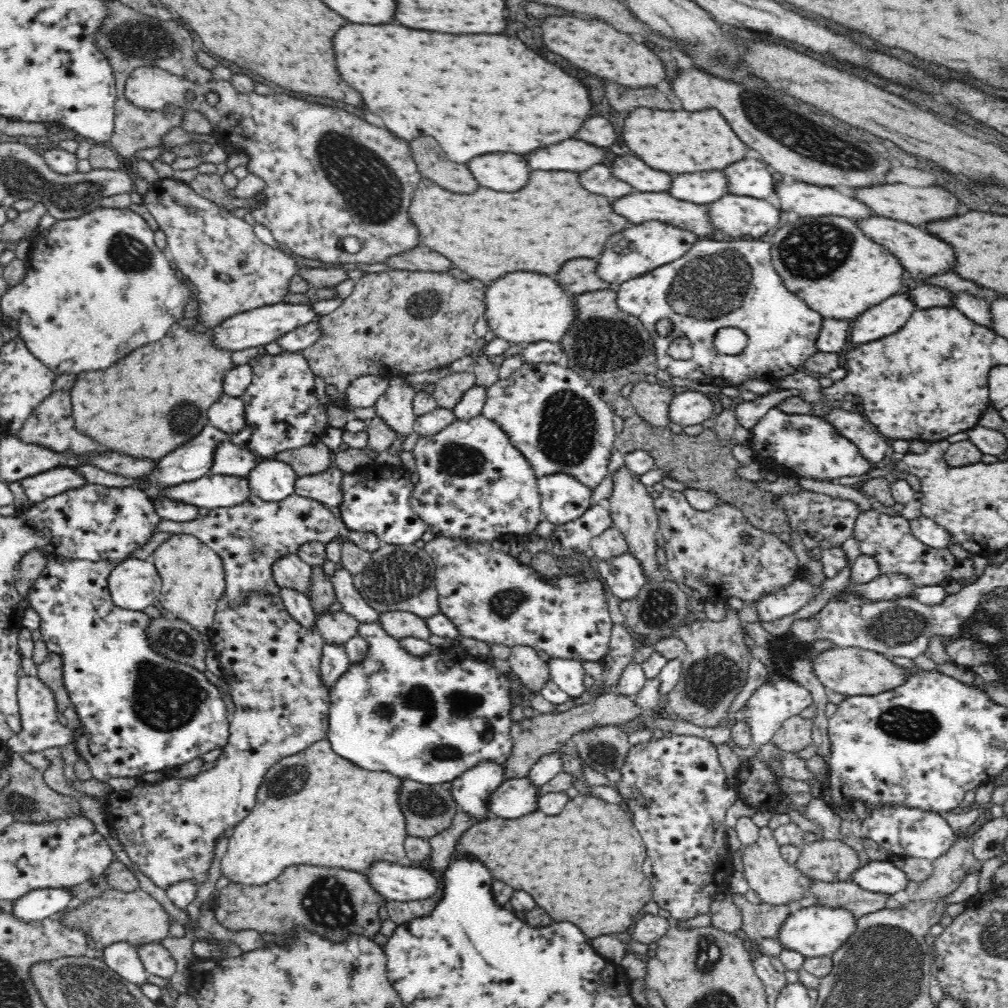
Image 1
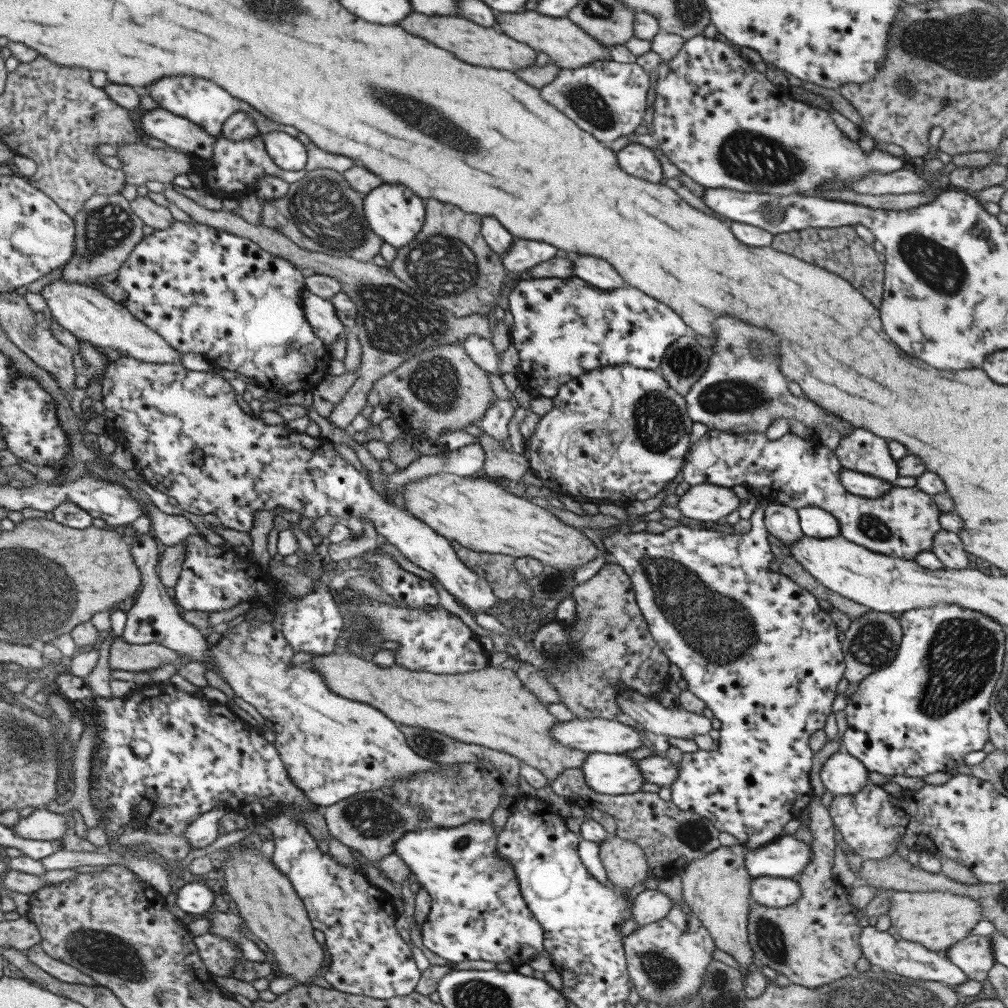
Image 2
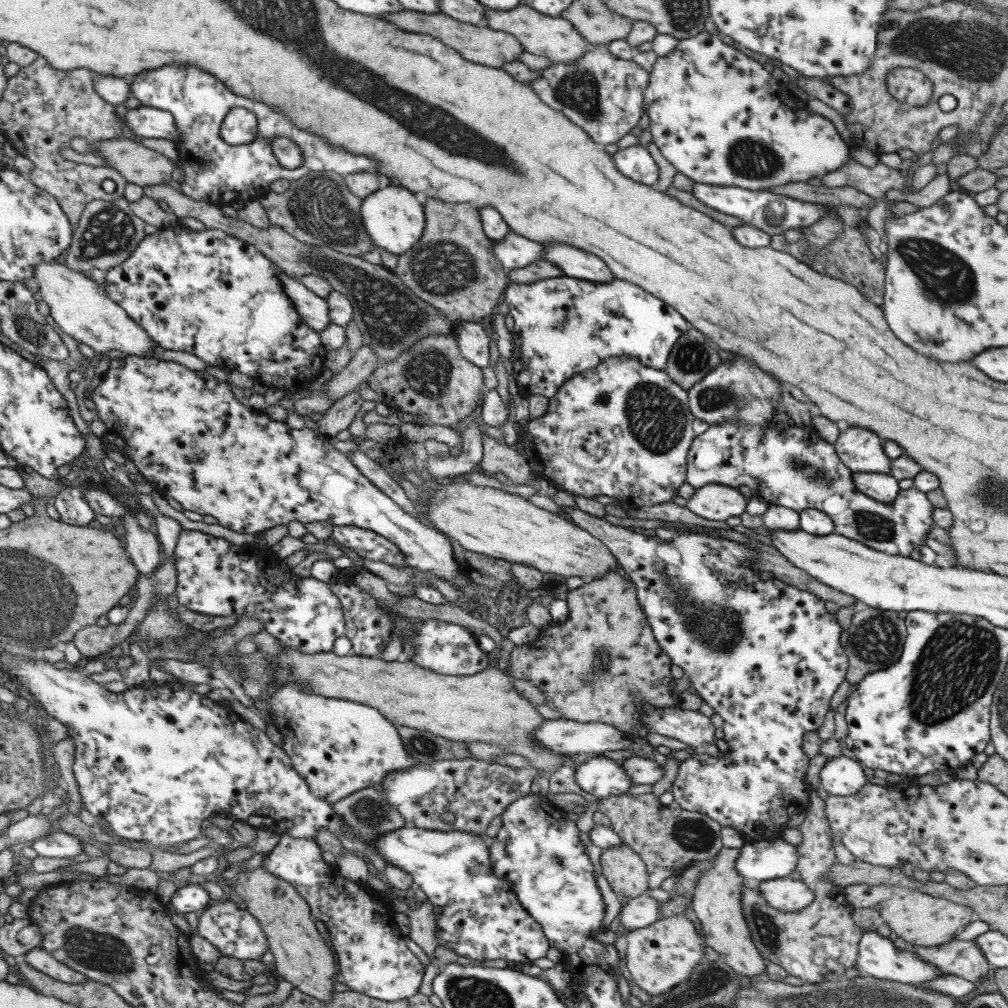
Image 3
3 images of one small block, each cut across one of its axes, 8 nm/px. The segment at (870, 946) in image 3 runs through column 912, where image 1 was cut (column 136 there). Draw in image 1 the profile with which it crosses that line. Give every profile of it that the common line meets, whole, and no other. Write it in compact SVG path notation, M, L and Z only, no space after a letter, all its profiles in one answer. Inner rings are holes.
M115 942L103 949L103 961L122 978L137 985L147 982L148 976L135 946L127 942Z

